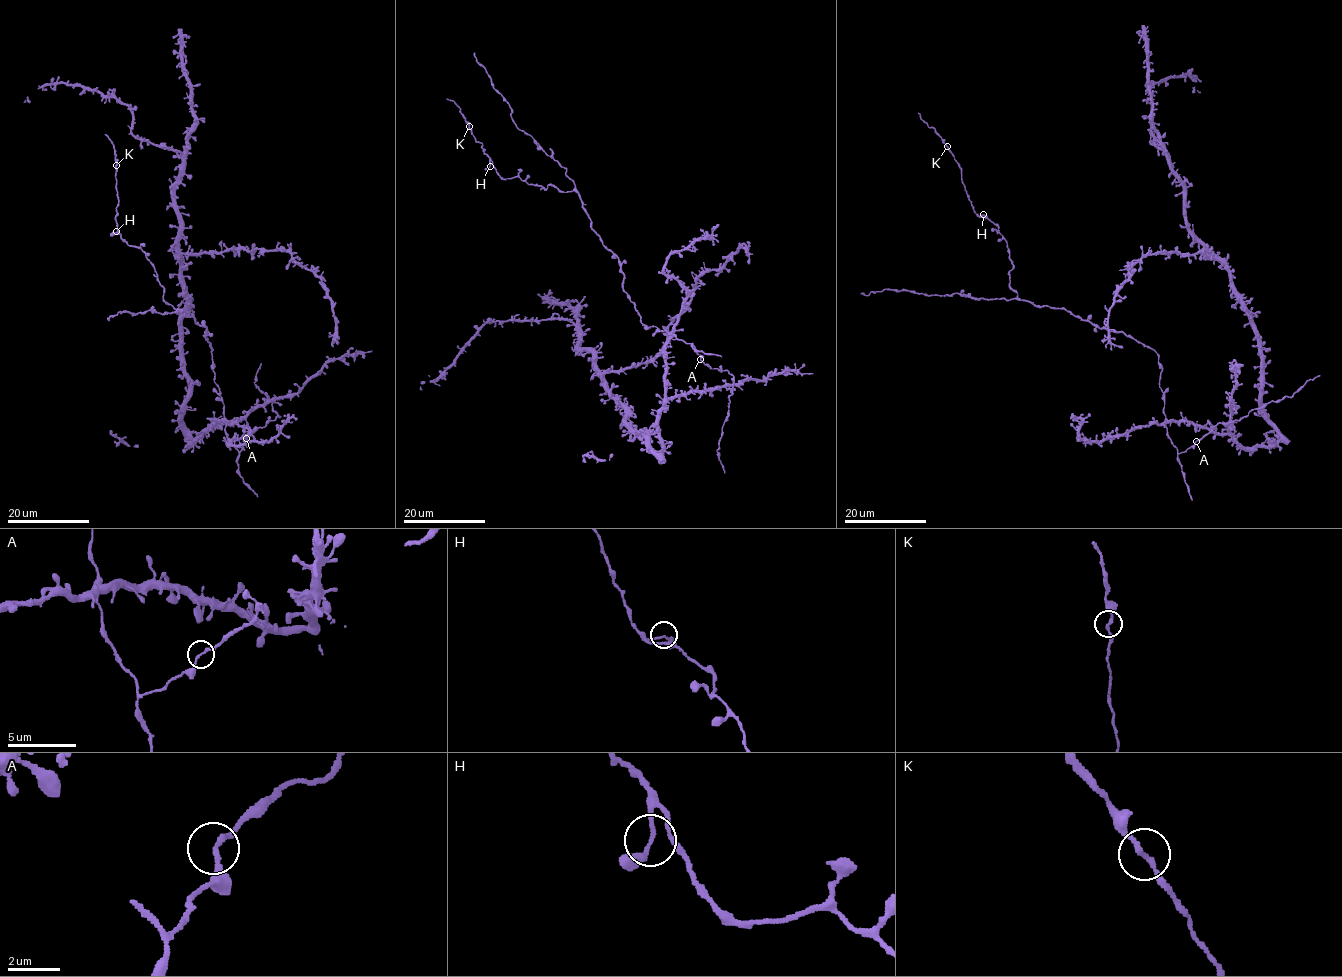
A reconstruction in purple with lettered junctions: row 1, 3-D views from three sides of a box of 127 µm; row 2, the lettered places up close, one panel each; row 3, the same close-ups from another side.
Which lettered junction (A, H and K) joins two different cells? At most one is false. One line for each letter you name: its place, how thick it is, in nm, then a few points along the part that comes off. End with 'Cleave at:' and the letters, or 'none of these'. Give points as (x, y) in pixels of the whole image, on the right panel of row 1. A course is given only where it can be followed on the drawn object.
Cleave at: none of these

